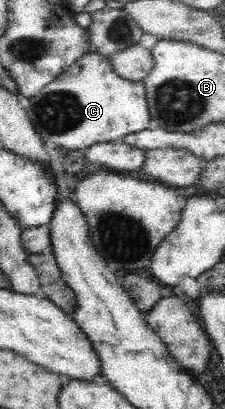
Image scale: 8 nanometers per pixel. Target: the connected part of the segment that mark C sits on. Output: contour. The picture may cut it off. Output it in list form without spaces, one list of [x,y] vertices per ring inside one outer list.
[[[99,52],[83,55],[57,79],[43,87],[37,95],[31,96],[26,112],[43,142],[51,141],[58,147],[67,147],[67,149],[81,149],[103,141],[105,143],[121,141],[126,135],[147,129],[151,123],[144,80],[125,79],[119,75],[119,72],[113,70],[109,56]]]

